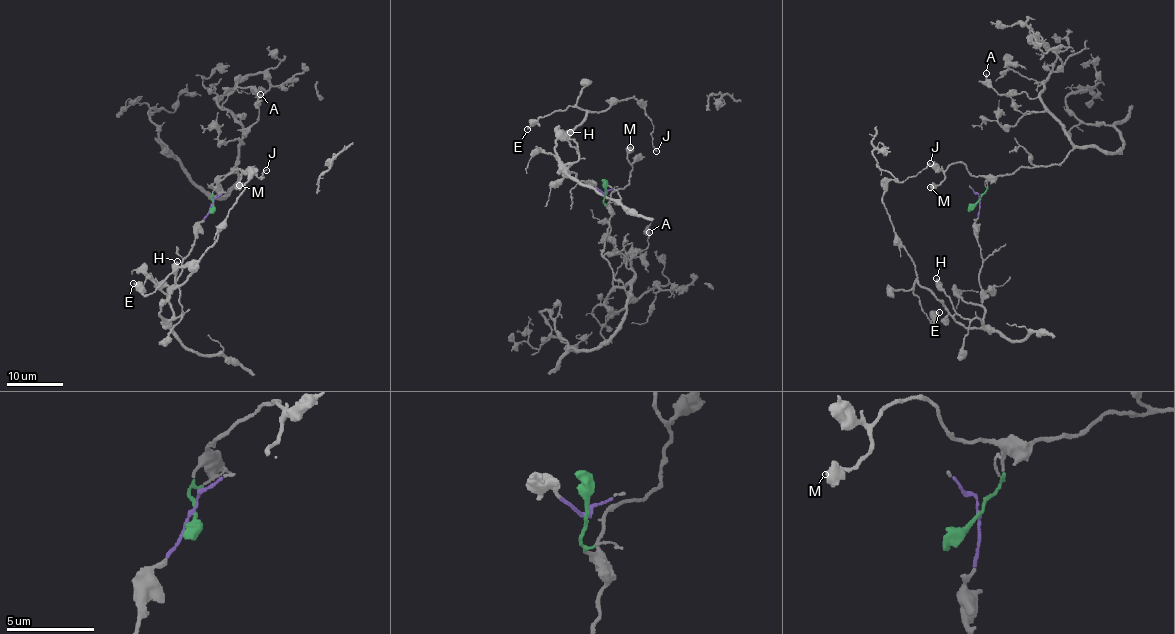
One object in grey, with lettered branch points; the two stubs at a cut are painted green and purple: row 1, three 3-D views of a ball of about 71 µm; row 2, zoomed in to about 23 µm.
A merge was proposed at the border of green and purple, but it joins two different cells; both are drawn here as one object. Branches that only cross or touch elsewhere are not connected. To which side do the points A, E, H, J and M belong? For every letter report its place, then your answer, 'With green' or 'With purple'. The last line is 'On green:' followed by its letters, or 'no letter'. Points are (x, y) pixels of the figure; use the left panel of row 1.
A: Place: (260, 94). With green
E: Place: (133, 283). With purple
H: Place: (177, 261). With purple
J: Place: (266, 170). With purple
M: Place: (239, 185). With green
On green: A, M

